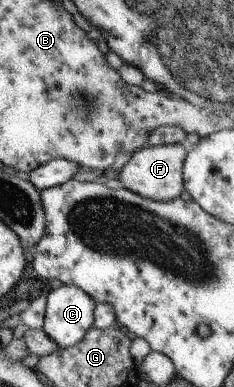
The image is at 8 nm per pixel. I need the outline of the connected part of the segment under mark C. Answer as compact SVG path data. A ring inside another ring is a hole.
M62 285L47 296L43 331L60 349L78 344L95 323L96 302L82 288Z

